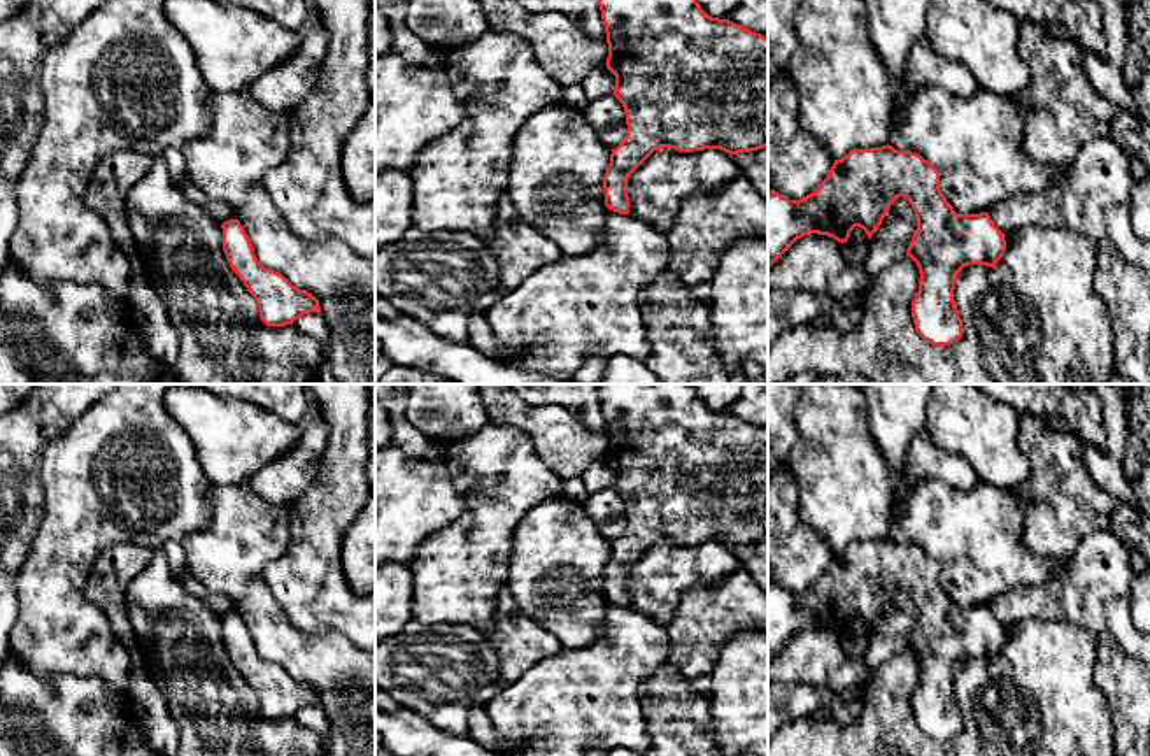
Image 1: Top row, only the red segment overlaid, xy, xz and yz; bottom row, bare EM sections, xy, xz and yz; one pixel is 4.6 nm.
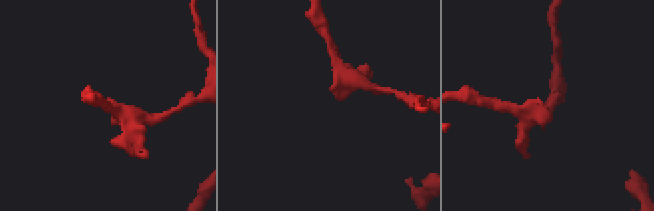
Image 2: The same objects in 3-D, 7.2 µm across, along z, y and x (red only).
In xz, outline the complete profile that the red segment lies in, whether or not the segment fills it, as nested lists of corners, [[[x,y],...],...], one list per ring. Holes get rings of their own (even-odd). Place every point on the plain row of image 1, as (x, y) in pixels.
[[[598,384],[598,398],[607,424],[607,461],[615,468],[615,491],[626,505],[626,530],[612,542],[610,558],[603,568],[607,602],[629,607],[628,572],[657,542],[670,540],[678,546],[721,542],[728,547],[750,546],[768,540],[768,430],[740,419],[729,412],[708,409],[689,384]]]

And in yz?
[[[889,537],[854,542],[834,553],[820,579],[799,593],[789,593],[775,582],[768,584],[768,661],[808,626],[827,628],[843,637],[859,619],[871,631],[899,589],[910,595],[917,609],[917,623],[906,642],[906,649],[917,656],[920,667],[919,686],[912,693],[915,723],[933,738],[950,738],[964,726],[954,693],[955,668],[968,658],[994,660],[1006,644],[1006,633],[989,605],[957,607],[940,582],[938,561],[917,546],[898,544]]]

